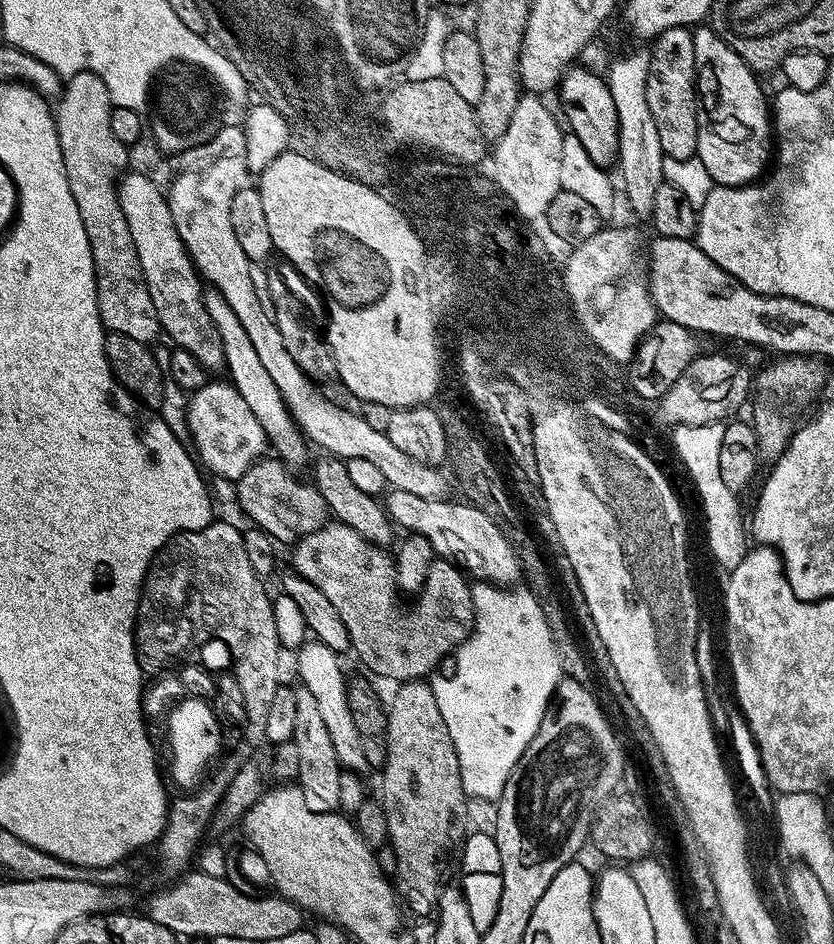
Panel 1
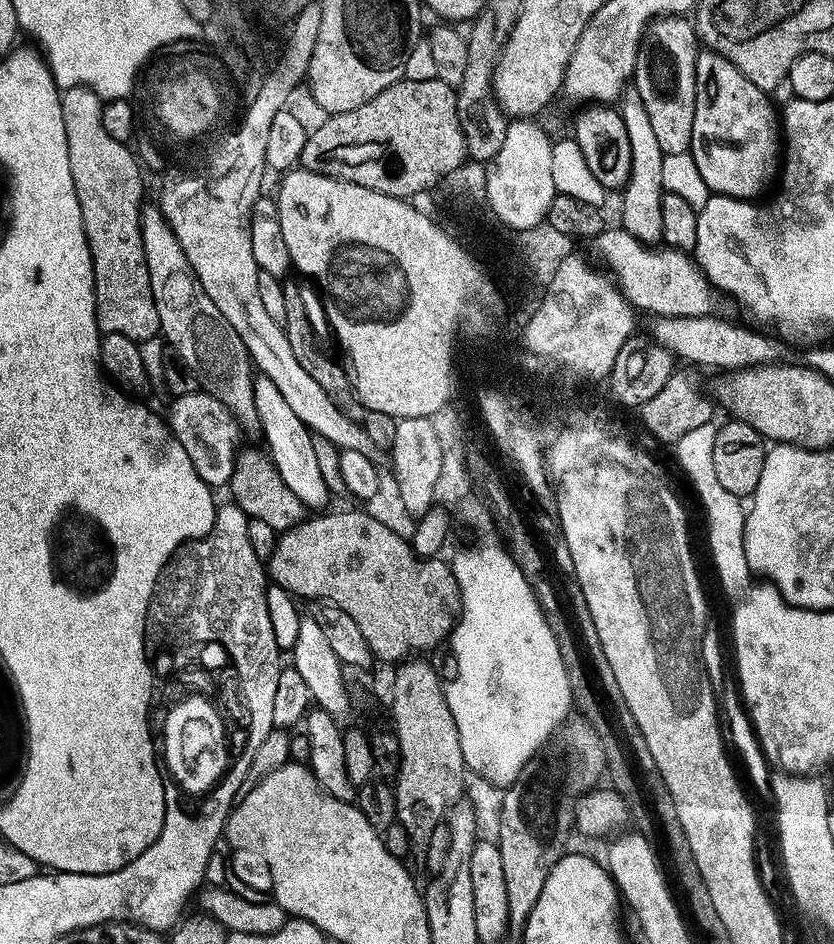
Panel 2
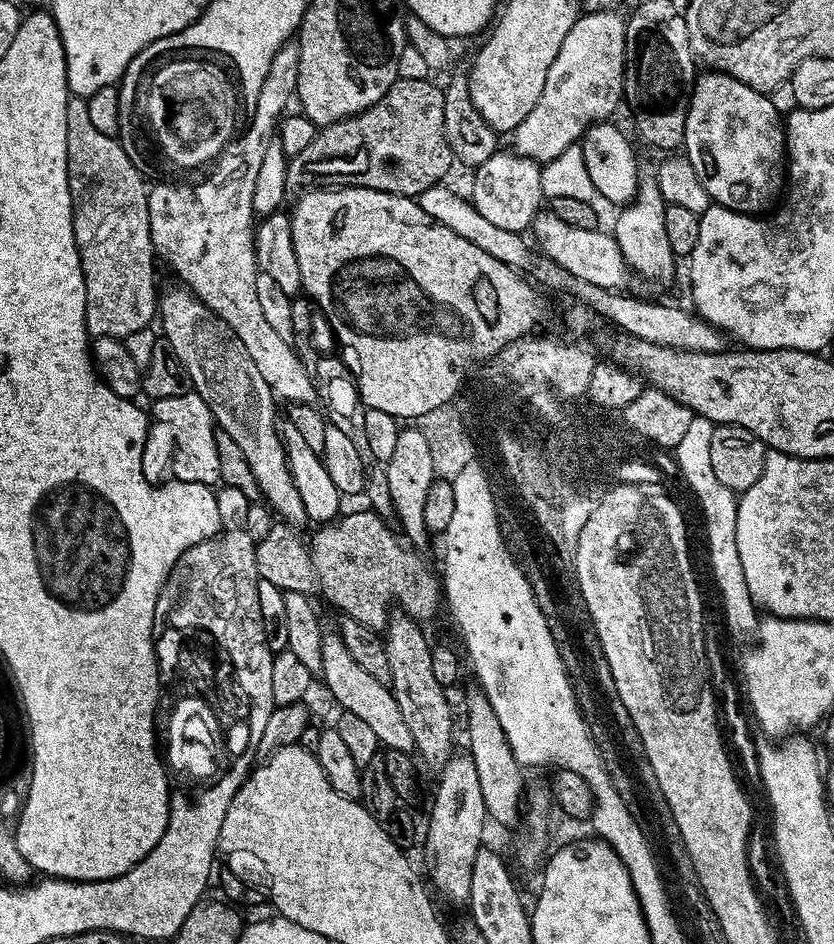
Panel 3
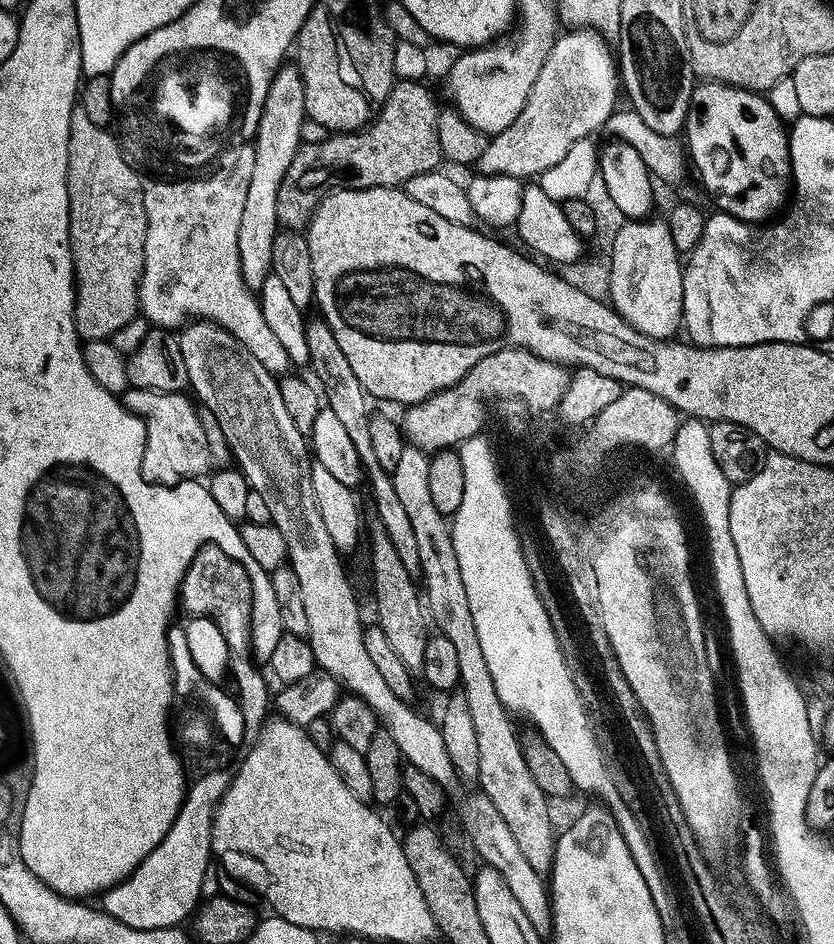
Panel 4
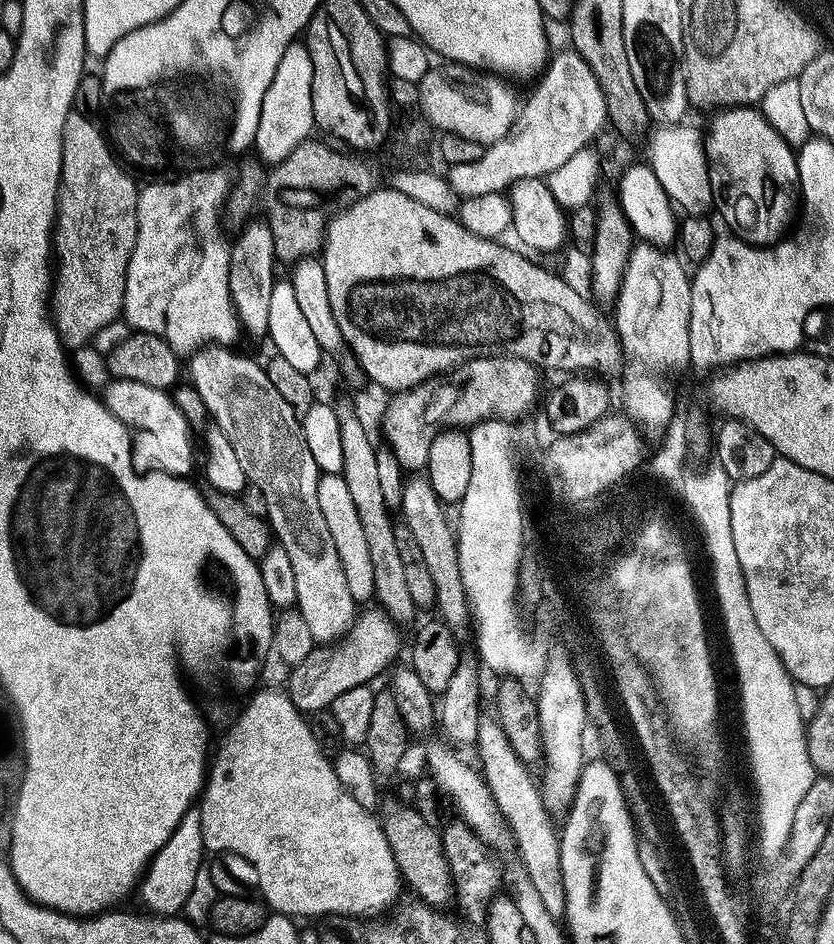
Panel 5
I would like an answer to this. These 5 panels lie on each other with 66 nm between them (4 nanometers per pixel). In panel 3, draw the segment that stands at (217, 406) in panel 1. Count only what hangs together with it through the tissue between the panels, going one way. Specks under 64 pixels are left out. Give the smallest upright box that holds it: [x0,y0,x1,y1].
[141,391,221,487]

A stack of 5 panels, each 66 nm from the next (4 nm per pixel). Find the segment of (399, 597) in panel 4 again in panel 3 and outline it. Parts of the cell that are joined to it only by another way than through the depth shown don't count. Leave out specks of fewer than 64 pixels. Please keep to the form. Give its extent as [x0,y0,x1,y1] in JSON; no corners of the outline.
[382,614,454,762]

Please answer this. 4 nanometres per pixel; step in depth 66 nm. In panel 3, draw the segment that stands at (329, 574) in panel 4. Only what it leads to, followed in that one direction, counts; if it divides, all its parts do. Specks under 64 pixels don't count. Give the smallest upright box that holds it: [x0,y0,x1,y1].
[158,284,413,753]

